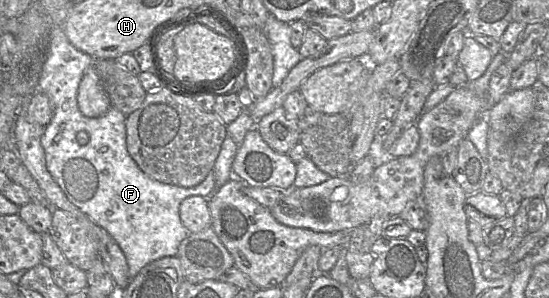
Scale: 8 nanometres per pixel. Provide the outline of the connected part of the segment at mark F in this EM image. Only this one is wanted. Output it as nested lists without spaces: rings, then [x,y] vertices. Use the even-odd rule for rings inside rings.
[[[62,27],[52,28],[38,91],[48,97],[53,115],[49,124],[43,129],[41,146],[44,150],[46,168],[52,178],[72,204],[113,237],[126,257],[129,276],[133,279],[149,263],[177,255],[180,243],[189,234],[180,219],[180,204],[189,196],[209,198],[216,190],[215,177],[211,171],[203,182],[190,188],[156,181],[142,172],[127,151],[125,125],[127,116],[116,108],[110,108],[104,115],[96,118],[82,115],[77,104],[77,91],[85,70],[93,66],[94,61],[91,56],[70,43]]]

